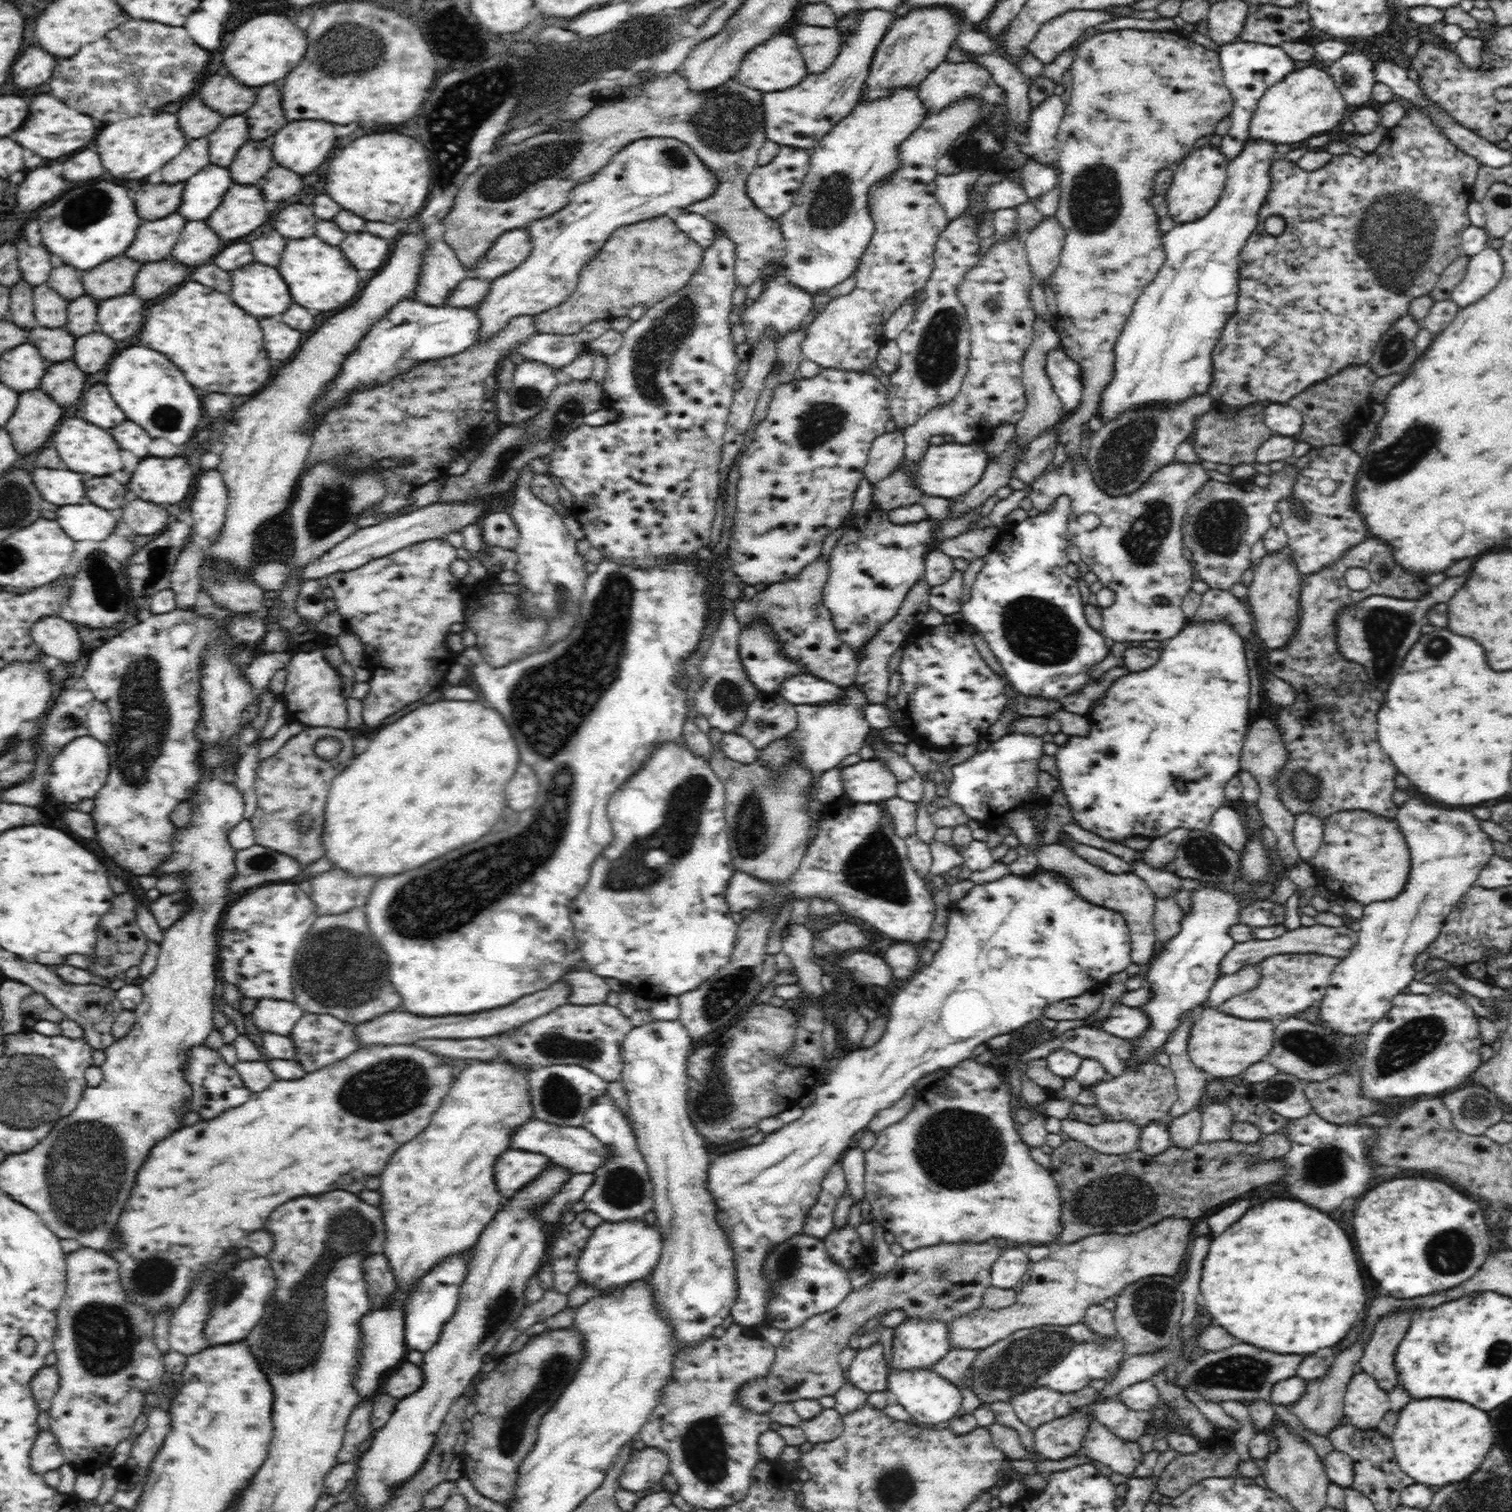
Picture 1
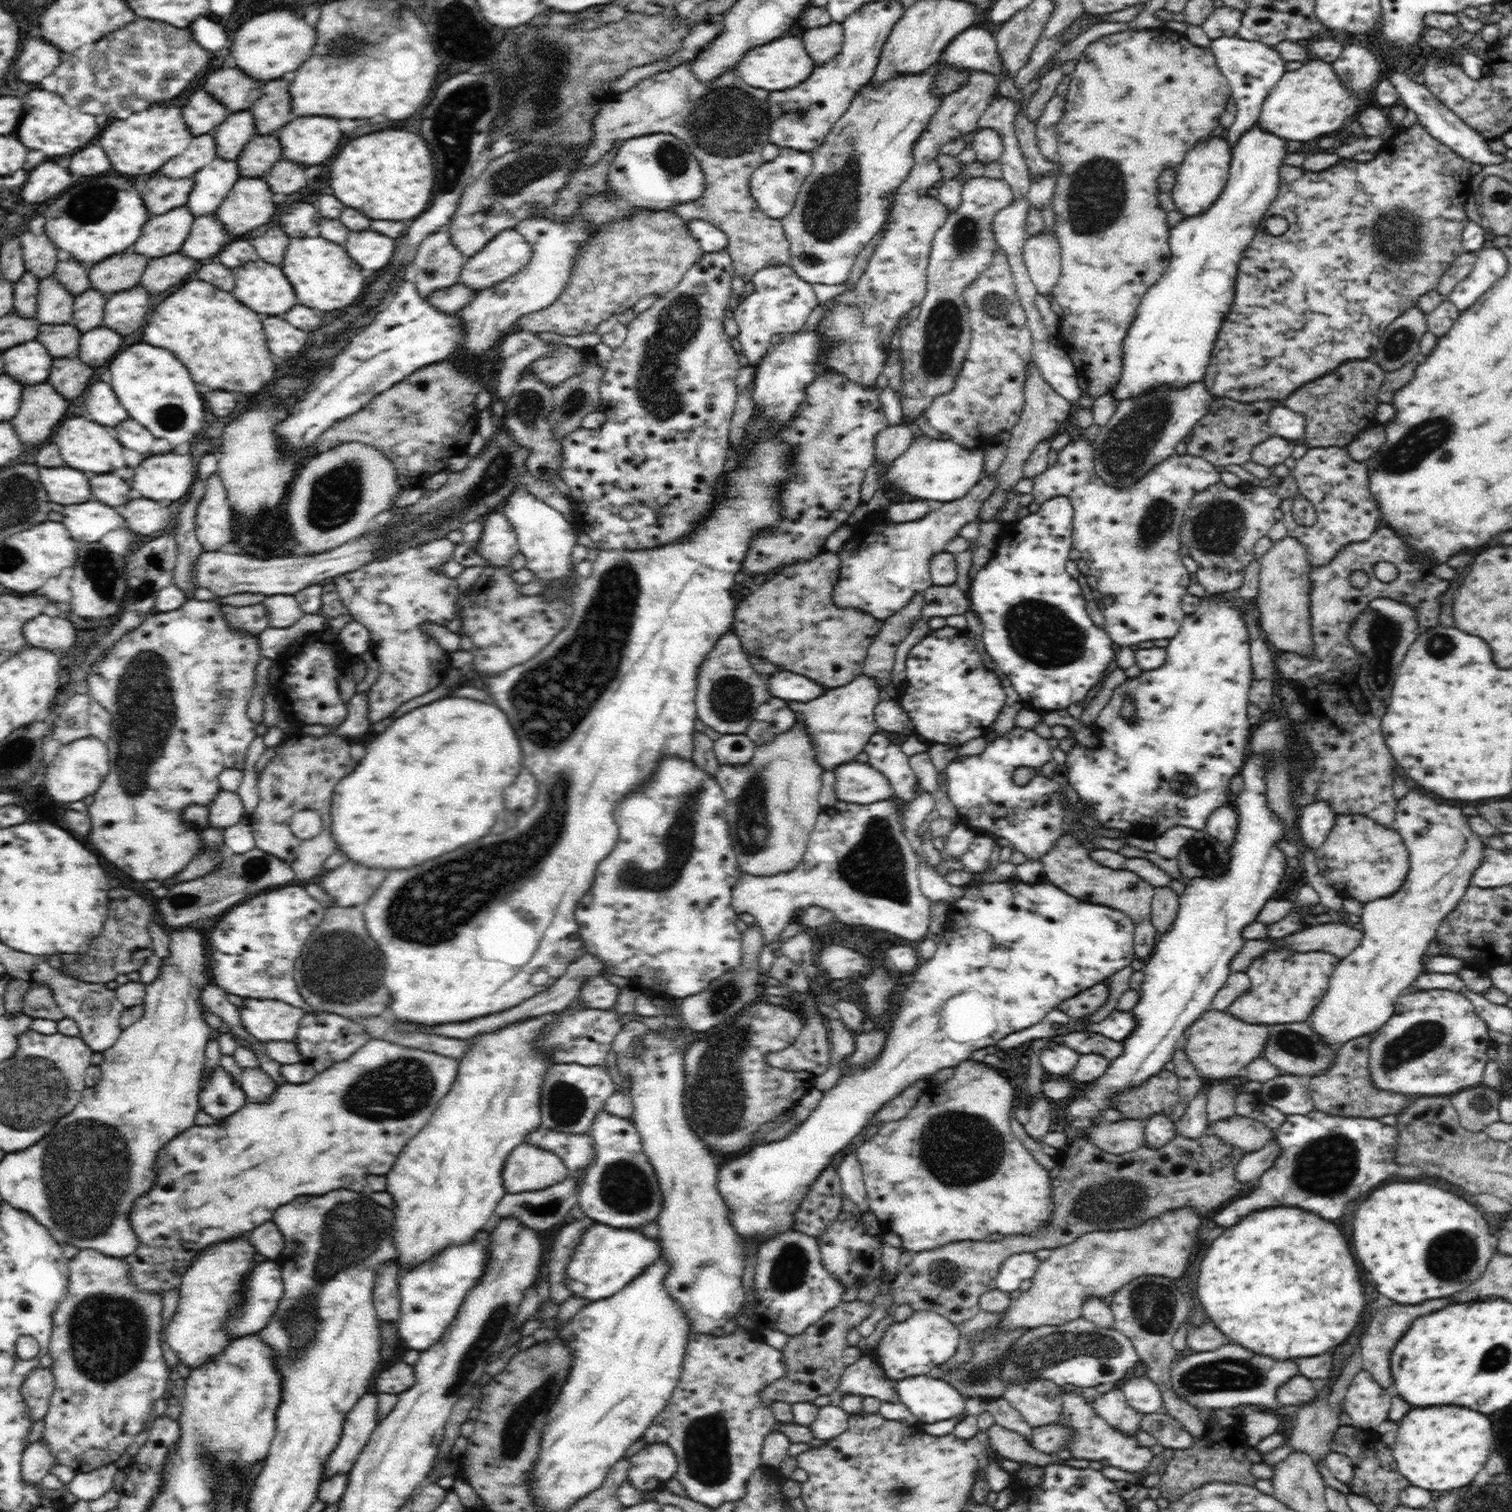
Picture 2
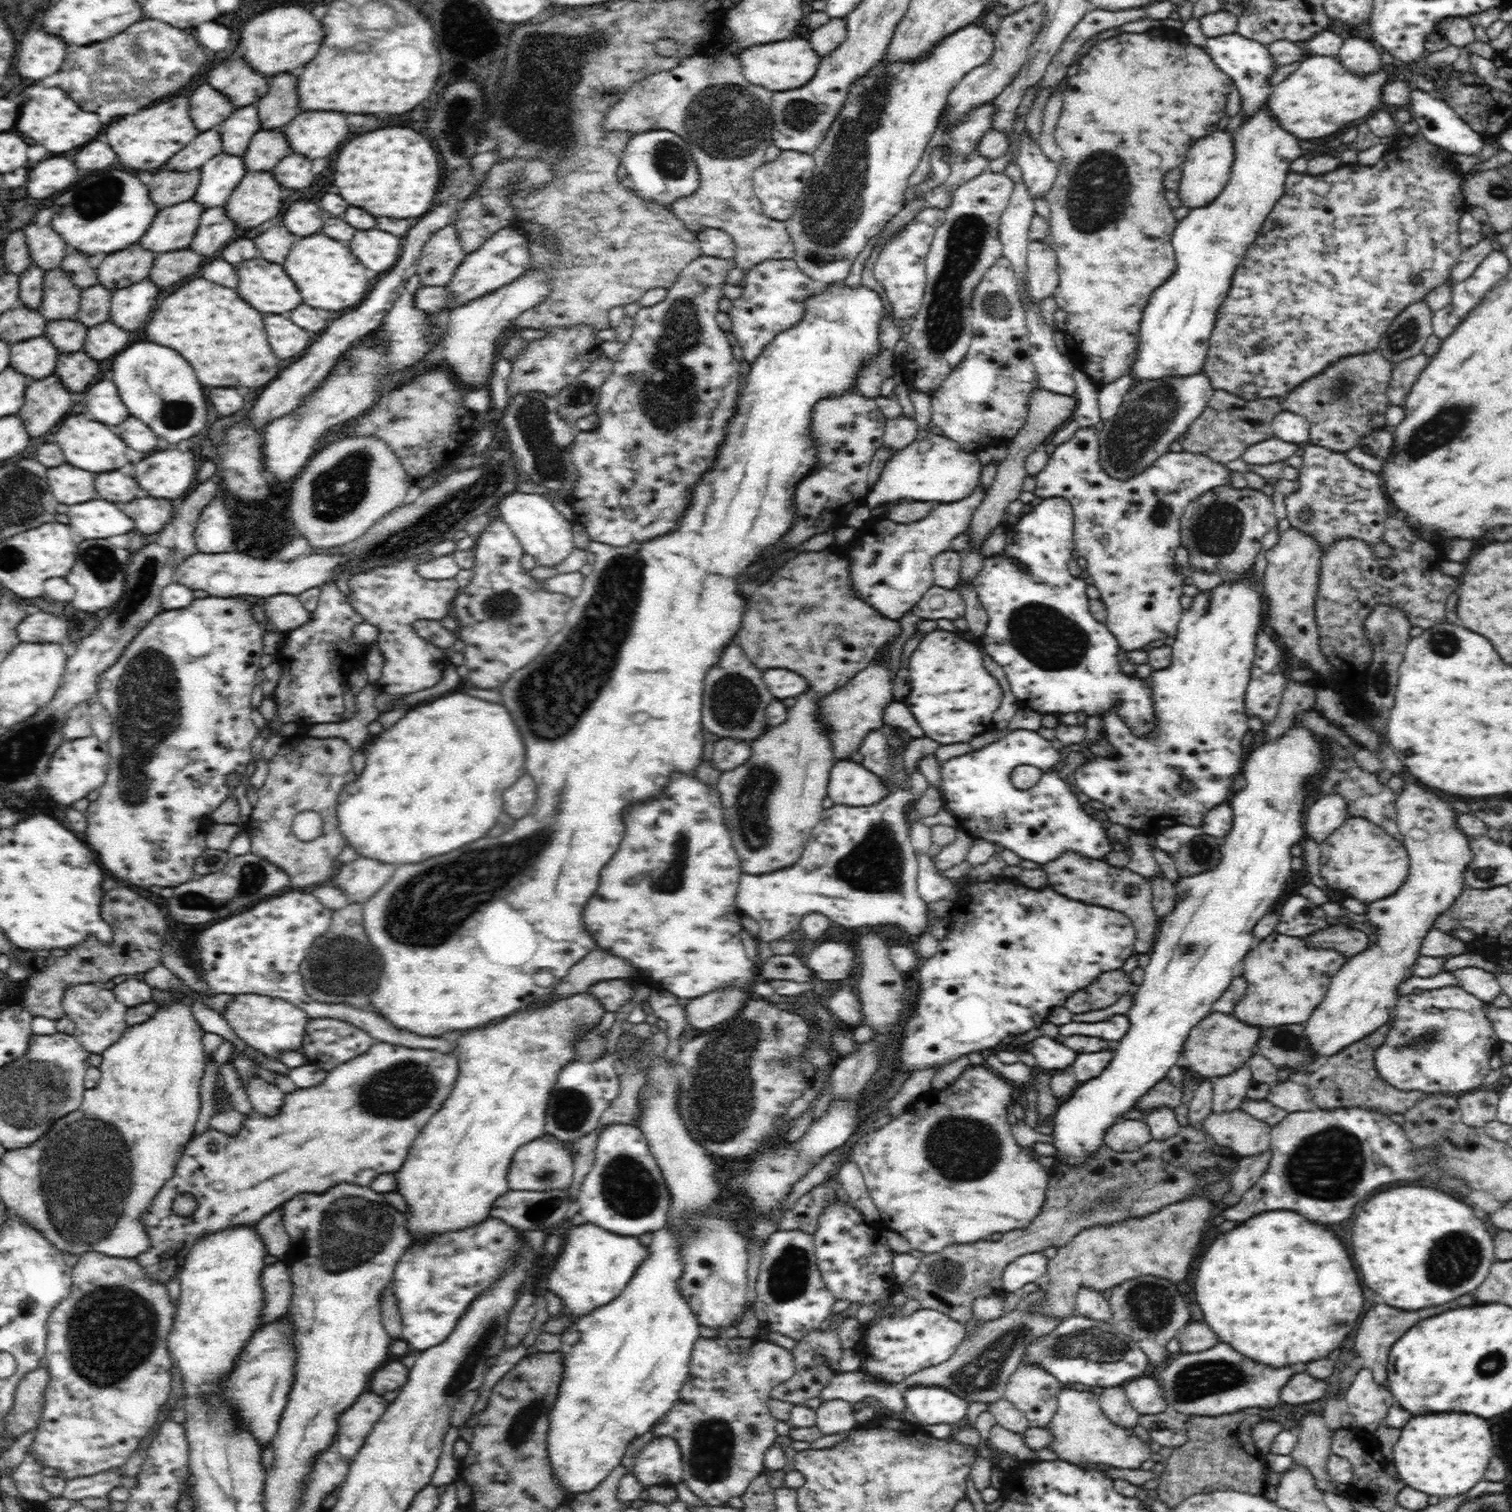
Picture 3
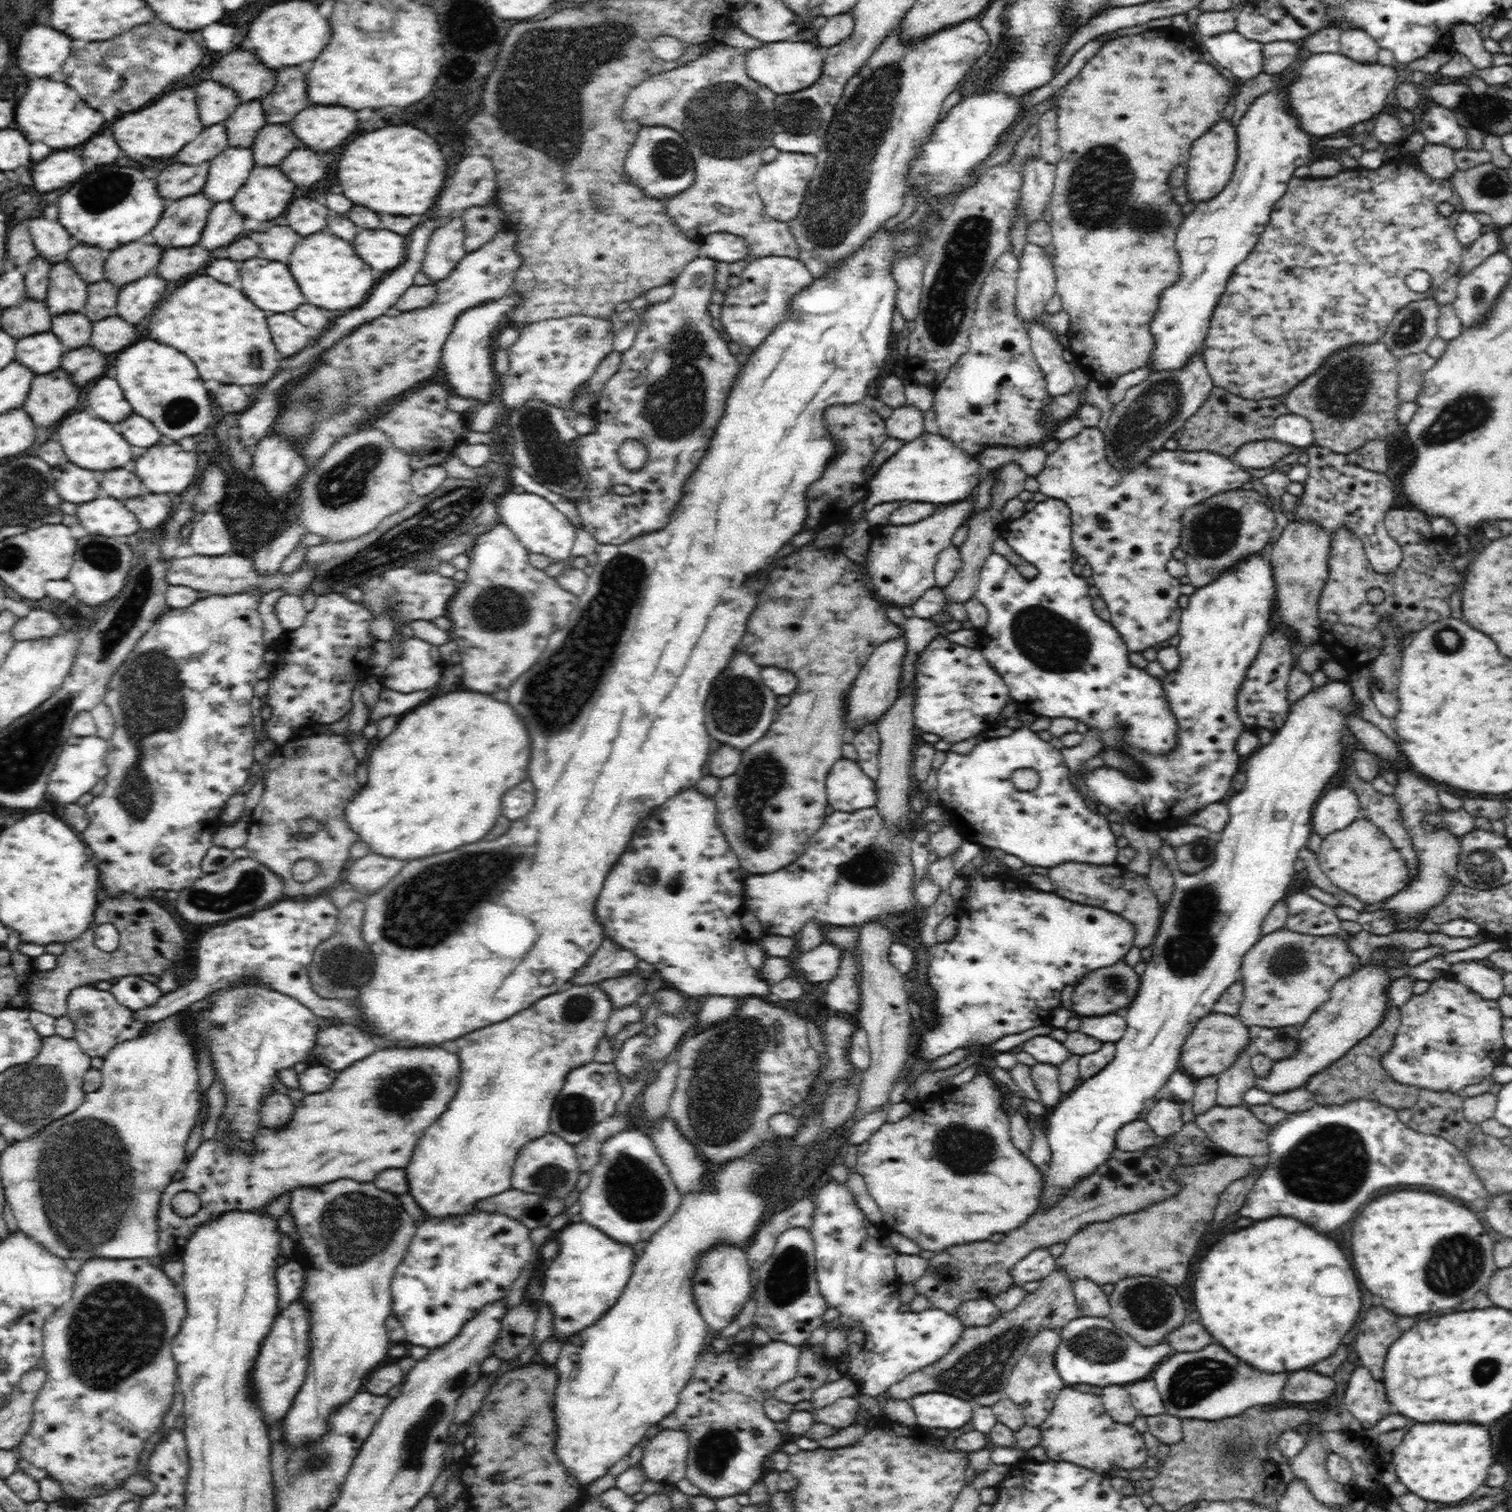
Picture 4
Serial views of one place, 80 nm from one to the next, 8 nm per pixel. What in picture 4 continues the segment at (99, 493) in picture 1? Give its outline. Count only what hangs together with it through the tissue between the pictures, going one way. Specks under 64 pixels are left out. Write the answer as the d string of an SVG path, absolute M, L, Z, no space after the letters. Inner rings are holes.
M124 468L102 472L102 478L100 478L100 488L110 498L116 498L116 500L121 502L124 501L124 498L142 496L142 492L147 494L149 490L142 484L143 482L140 482L138 476L134 476L132 472L124 470Z

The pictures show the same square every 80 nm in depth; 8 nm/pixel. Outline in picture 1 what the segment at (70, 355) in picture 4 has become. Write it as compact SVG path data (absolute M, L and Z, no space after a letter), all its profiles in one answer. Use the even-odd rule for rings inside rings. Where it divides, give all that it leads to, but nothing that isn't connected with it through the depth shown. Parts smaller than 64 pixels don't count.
M73 359L54 362L49 364L39 388L62 408L68 408L80 400L87 377Z

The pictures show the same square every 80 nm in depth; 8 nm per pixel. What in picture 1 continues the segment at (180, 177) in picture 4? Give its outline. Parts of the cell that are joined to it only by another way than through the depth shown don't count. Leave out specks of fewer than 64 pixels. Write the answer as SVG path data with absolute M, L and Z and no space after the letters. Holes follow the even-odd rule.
M185 181L169 184L142 182L140 190L132 190L138 217L152 221L176 213L182 202L184 187Z

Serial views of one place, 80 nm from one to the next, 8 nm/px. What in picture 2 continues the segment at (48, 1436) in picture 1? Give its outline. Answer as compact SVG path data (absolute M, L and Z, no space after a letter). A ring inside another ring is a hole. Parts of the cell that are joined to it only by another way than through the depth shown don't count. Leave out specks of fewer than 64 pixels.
M37 1441L22 1452L22 1458L20 1458L22 1472L20 1473L26 1483L34 1483L34 1487L38 1487L40 1493L43 1493L44 1487L40 1482L56 1465L56 1457L47 1444Z

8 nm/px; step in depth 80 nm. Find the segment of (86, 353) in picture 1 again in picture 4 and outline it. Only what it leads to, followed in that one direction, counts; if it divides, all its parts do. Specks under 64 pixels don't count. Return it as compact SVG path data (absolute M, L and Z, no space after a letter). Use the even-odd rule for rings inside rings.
M110 316L95 322L92 327L89 344L102 354L118 352L126 346L130 346L136 338L138 327L122 320L119 316Z

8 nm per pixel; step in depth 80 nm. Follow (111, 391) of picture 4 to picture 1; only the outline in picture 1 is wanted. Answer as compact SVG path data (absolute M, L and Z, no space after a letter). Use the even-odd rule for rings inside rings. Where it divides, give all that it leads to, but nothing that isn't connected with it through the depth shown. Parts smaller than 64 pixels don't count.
M96 384L88 392L84 392L82 418L100 428L114 428L126 420L124 412L114 404L114 400L104 384Z

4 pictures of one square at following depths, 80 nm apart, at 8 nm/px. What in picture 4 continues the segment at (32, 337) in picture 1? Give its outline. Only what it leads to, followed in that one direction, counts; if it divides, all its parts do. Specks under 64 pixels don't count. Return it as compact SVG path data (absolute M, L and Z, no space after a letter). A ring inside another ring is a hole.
M81 310L53 316L49 331L69 350L78 349L89 344L93 324Z

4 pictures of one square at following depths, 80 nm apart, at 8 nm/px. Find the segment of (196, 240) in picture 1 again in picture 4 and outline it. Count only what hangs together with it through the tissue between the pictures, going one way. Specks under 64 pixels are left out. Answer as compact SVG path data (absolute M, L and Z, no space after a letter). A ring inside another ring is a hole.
M231 201L218 202L210 210L208 222L204 226L198 245L210 252L220 251L222 246L229 246L236 242L238 236L244 236L248 231L248 225L249 222L234 209Z

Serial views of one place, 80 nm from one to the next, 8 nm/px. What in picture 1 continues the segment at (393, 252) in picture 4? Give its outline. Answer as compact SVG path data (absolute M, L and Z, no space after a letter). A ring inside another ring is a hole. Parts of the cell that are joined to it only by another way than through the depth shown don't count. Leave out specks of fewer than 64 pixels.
M366 232L348 234L346 240L342 240L340 250L356 270L376 270L386 262L390 254L388 240L376 238Z

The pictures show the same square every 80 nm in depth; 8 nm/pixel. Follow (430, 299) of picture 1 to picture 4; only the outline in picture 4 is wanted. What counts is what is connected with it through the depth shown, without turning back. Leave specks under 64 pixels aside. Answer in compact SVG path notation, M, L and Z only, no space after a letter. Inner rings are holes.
M458 214L458 218L444 222L444 226L440 226L432 238L428 242L425 257L422 263L421 272L432 281L432 284L444 281L457 268L457 264L467 255L464 250L464 221Z

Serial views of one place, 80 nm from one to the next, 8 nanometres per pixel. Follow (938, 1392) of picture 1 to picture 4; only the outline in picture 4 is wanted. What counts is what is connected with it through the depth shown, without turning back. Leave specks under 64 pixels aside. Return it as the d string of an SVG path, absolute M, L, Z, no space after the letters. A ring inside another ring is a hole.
M944 1393L915 1394L908 1401L916 1413L920 1431L929 1428L962 1428L970 1422L975 1407L972 1402Z

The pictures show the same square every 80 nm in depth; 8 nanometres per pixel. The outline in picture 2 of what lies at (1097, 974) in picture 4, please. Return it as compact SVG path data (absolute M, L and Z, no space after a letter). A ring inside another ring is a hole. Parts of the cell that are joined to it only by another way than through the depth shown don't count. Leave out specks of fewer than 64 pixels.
M1107 981L1094 984L1086 990L1082 990L1073 996L1063 1000L1058 1006L1058 1010L1065 1012L1071 1020L1080 1020L1086 1016L1094 1014L1108 998L1109 988Z

